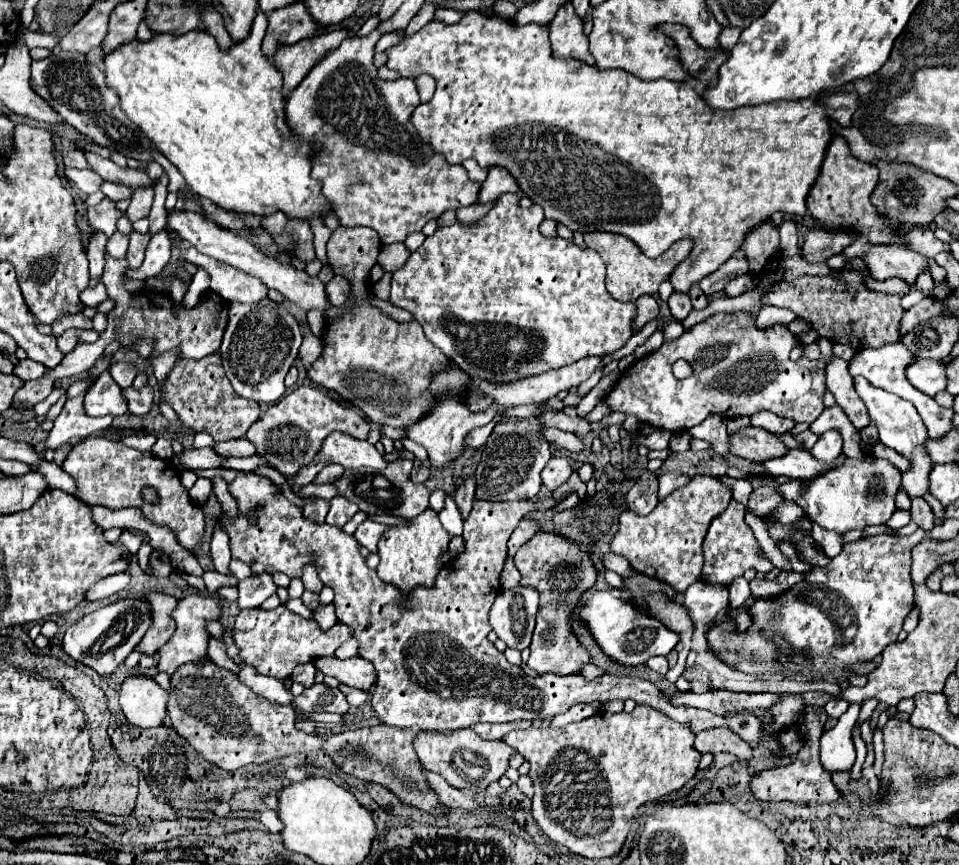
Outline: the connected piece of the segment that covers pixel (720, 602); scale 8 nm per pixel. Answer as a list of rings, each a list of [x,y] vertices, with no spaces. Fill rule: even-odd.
[[[696,581],[684,591],[684,609],[692,625],[710,625],[728,607],[728,587]]]

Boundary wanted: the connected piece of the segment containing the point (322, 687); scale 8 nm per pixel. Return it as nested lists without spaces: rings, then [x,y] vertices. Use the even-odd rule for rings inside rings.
[[[314,683],[302,695],[298,695],[294,699],[294,703],[300,709],[304,709],[306,713],[310,713],[310,711],[330,711],[330,713],[344,715],[350,707],[346,697],[342,695],[342,691],[332,689],[326,683]]]

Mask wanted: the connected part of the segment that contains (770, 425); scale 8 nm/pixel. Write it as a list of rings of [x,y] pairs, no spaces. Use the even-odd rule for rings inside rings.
[[[764,411],[764,413],[754,413],[754,415],[750,417],[750,423],[752,423],[754,427],[762,427],[762,429],[766,429],[766,431],[770,431],[770,433],[776,433],[776,435],[788,433],[788,431],[796,425],[792,419],[780,417],[780,415],[776,415],[776,413],[768,413],[768,411]]]

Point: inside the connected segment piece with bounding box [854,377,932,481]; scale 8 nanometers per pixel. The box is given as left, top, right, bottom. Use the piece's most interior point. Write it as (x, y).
(900, 428)

